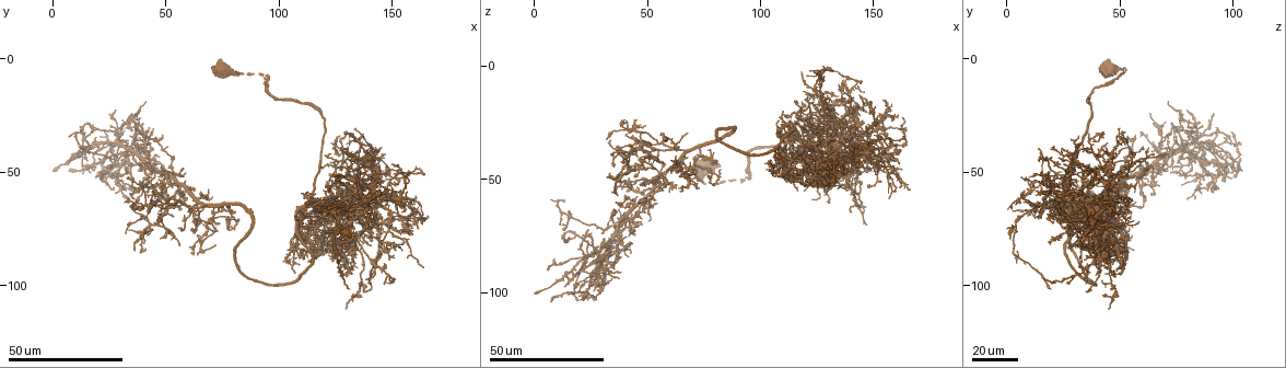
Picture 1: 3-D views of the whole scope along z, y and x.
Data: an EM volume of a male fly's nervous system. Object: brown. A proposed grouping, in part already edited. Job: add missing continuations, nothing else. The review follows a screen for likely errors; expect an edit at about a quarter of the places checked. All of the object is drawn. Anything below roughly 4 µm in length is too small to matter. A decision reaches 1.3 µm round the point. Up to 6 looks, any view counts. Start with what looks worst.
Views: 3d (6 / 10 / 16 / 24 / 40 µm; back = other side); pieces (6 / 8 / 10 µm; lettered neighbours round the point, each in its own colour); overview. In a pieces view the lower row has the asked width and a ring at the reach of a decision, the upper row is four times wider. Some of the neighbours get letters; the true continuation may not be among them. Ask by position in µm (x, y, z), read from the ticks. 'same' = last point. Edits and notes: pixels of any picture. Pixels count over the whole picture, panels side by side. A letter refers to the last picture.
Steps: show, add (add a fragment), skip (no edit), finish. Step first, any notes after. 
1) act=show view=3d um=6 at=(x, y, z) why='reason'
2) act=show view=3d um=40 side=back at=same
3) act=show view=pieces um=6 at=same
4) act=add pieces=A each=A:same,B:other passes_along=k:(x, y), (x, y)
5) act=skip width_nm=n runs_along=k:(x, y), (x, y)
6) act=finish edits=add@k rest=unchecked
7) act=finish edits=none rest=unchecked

act=show view=3d um=24 at=(141, 49, 19) why='branch stops here'

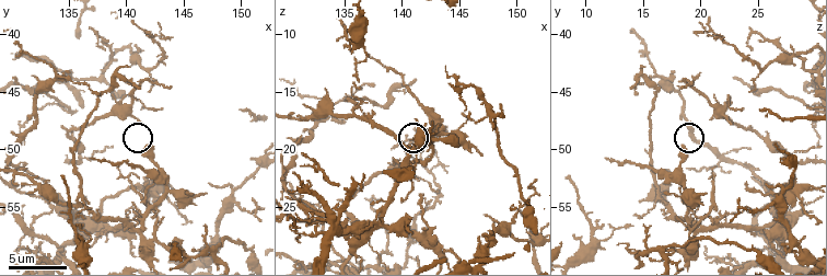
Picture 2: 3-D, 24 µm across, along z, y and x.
act=show view=pieces um=8 at=(141.8, 50.0, 18.4)

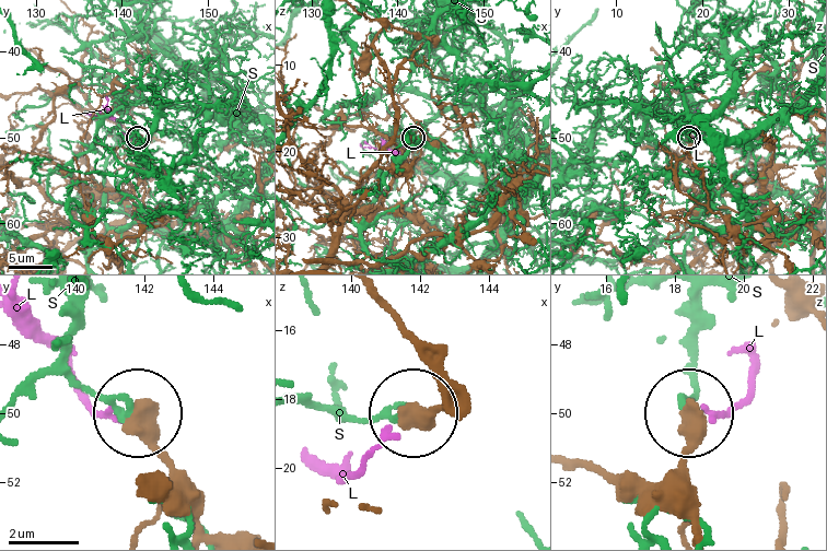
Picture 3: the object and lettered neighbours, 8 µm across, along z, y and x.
act=skip each=L:other,S:other runs_along=3:(690, 529), (680, 458), (690, 418) found='no lettered fragment goes on from it'

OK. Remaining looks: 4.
act=show view=3d um=40 at=(57, 82, 44)

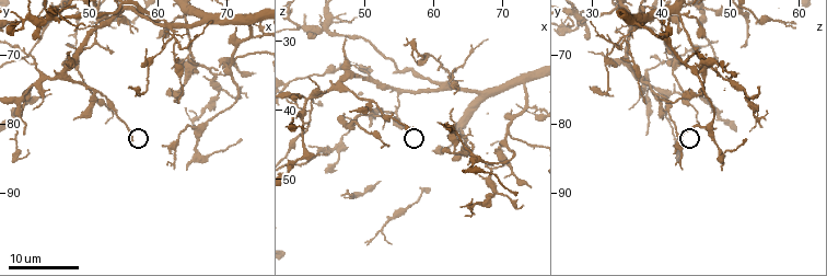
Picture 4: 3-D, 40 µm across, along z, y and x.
act=show view=pieces um=10 at=(56.5, 82.5, 43.0)

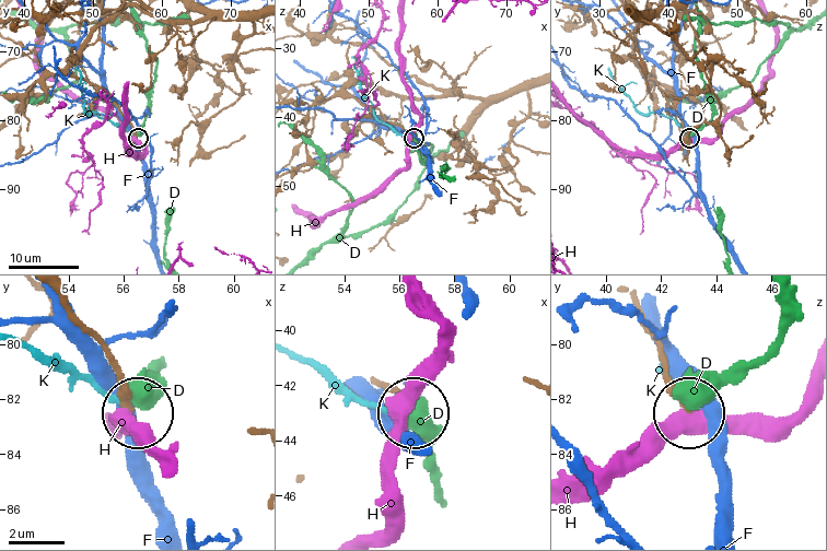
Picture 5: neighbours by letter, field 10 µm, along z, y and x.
act=skip each=D:other,F:other,H:other,K:other runs_along=5:(56, 294), (93, 337), (134, 405) found='no lettered fragment goes on from it'

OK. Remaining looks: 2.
act=show view=3d um=40 at=(134, 82, 32) why='free end'

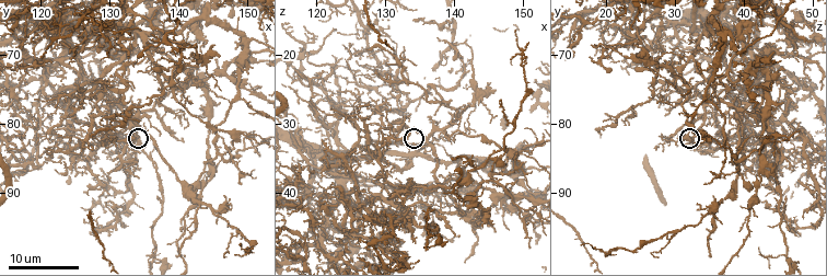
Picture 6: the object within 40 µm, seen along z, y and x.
act=show view=pieces um=8 at=(133.0, 82.0, 31.5)

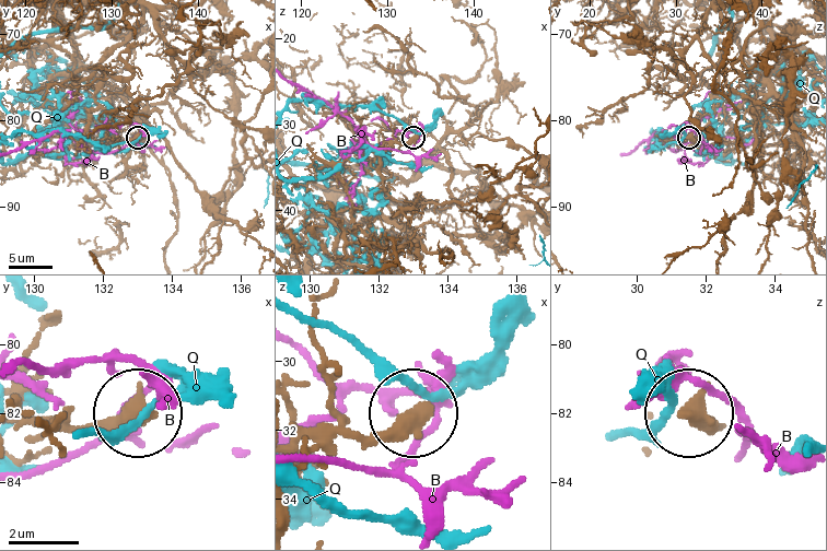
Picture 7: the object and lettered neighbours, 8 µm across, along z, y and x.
act=skip each=B:other,Q:other found='no lettered fragment goes on from it'

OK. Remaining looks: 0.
act=finish edits=none rest=unchecked

